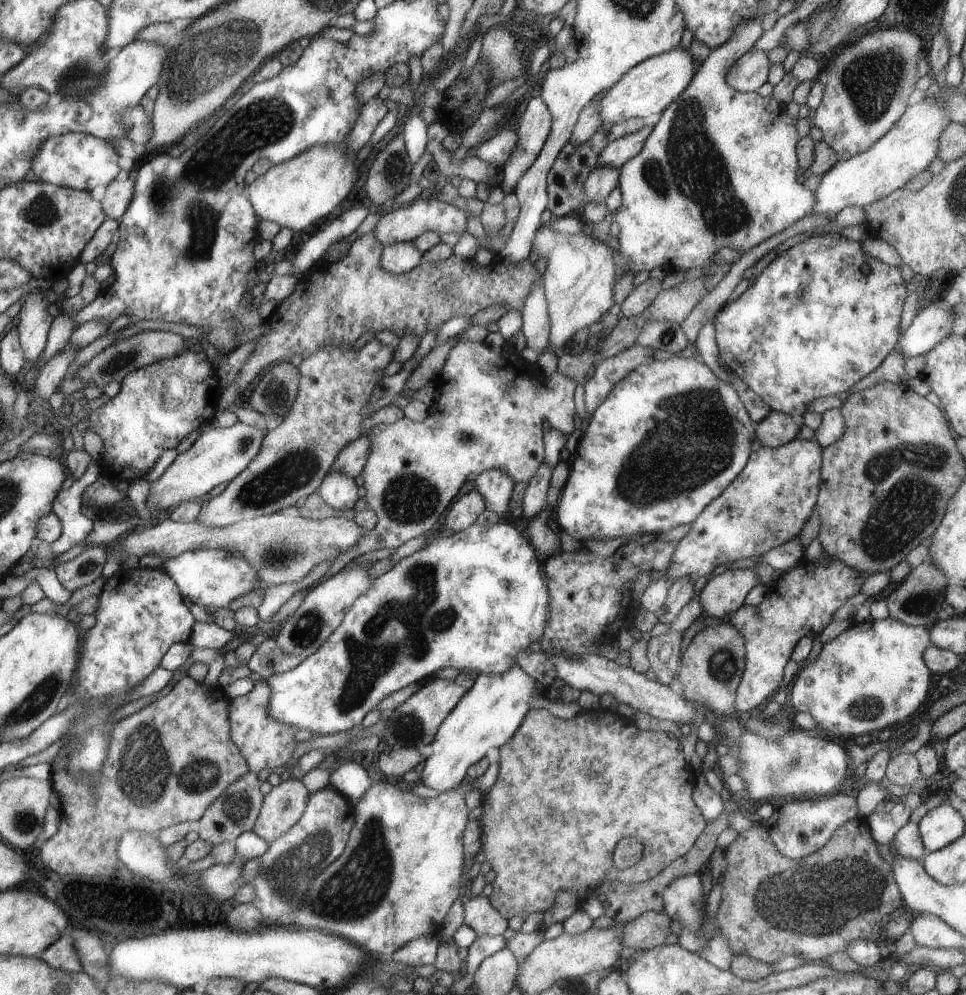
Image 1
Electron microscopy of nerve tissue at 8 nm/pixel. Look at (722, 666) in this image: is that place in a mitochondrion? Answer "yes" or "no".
yes

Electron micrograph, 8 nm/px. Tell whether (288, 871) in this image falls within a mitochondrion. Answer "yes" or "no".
yes

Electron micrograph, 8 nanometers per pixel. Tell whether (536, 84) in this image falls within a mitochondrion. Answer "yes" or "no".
no

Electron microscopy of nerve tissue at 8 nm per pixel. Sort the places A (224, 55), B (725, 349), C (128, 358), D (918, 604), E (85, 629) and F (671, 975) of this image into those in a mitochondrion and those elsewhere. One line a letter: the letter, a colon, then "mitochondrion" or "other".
A: mitochondrion
B: other
C: mitochondrion
D: mitochondrion
E: other
F: other

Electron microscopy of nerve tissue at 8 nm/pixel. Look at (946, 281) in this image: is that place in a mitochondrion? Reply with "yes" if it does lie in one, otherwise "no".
no

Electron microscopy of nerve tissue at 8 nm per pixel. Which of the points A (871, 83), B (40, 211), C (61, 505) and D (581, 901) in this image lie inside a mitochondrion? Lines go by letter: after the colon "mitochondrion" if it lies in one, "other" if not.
A: mitochondrion
B: mitochondrion
C: other
D: other

